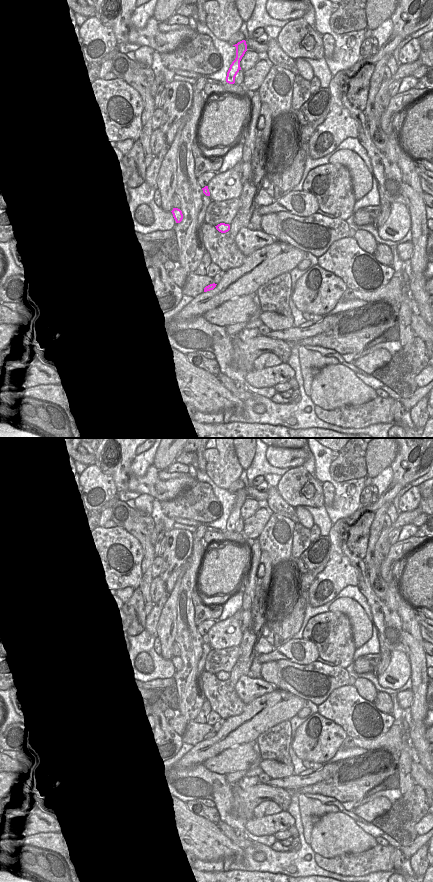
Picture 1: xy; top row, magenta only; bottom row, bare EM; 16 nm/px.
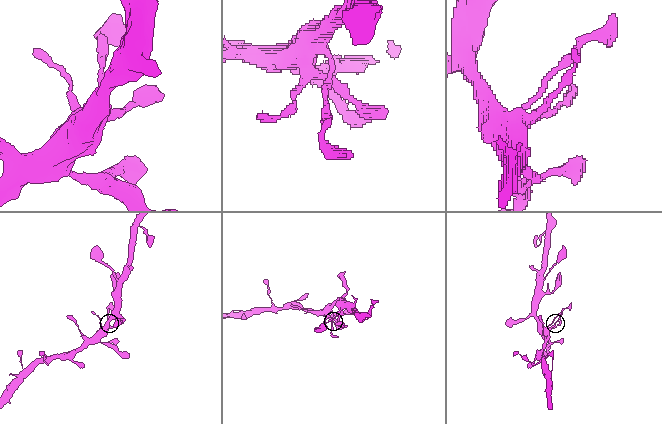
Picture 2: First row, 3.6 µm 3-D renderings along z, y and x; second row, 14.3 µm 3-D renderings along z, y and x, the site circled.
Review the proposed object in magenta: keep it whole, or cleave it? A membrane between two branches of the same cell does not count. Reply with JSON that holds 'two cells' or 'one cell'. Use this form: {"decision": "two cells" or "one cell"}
{"decision": "one cell"}

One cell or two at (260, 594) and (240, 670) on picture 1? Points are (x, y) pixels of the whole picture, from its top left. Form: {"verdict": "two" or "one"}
{"verdict": "one"}

